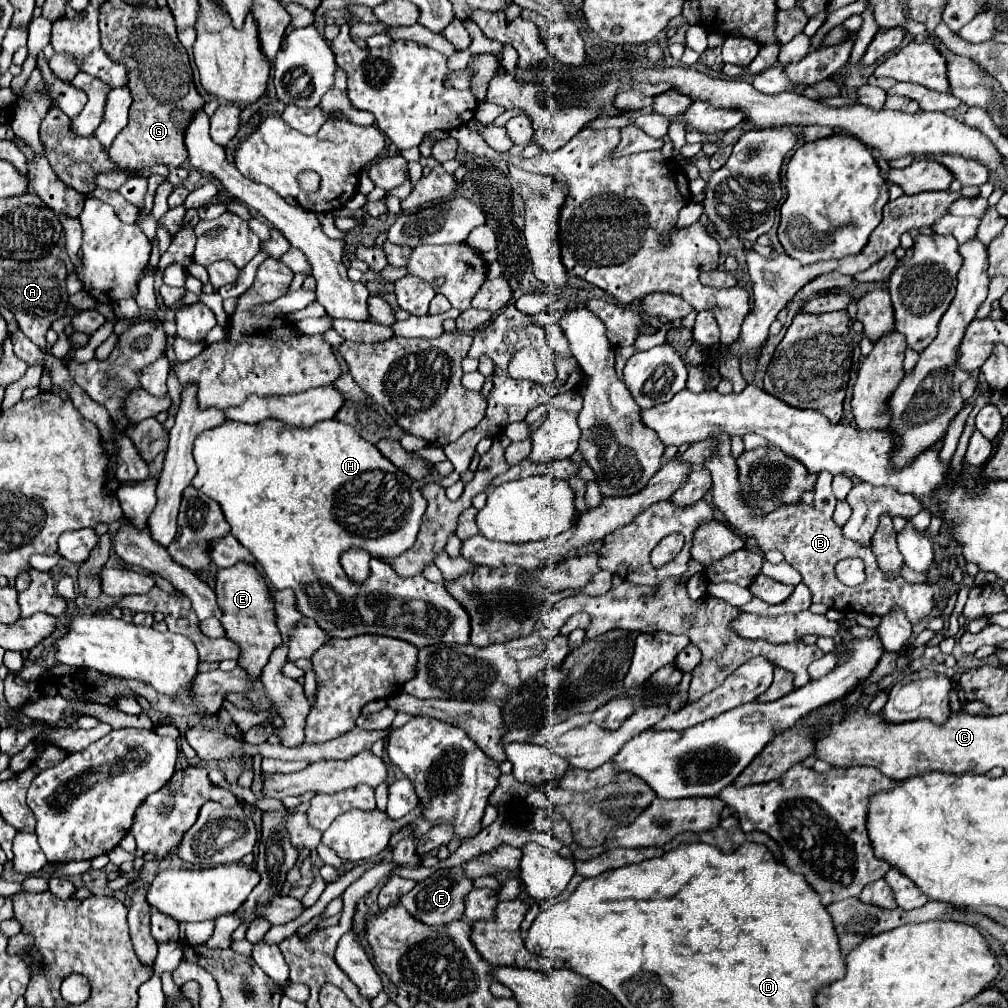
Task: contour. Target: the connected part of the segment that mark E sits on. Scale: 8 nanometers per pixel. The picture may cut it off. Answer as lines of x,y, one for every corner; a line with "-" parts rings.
236,562
232,568
220,568
216,572
214,592
224,612
220,622
226,630
226,638
236,640
242,648
242,656
238,664
244,666
252,678
258,678
272,650
282,642
278,624
276,624
276,612
274,612
274,600
272,600
270,588
266,586
264,578
258,574
258,570
252,564

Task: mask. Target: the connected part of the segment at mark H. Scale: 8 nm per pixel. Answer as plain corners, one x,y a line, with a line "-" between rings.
332,418
332,420
324,420
318,422
312,428
296,428
296,426
288,426
280,420
262,420
258,424
242,424
242,422
232,422
226,420
222,426
212,428
202,432
196,442
194,442
194,460
198,466
198,474
194,476
192,484
202,490
204,494
208,494
212,500
220,502
226,520
232,526
232,534
238,538
238,542
242,546
246,546
250,550
250,554
256,558
256,562
262,566
262,570
266,572
270,584
274,586
274,590
284,590
284,588
292,588
296,594
296,606
298,610
308,616
314,618
324,630
328,628
332,638
350,638
350,636
358,636
358,634
382,634
382,636
394,636
400,640
408,640
410,644
424,648
430,644
438,644
438,642
454,642
454,636
458,636
460,644
468,644
468,636
472,632
472,626
468,624
468,612
464,612
464,606
442,586
440,583
434,583
427,580
423,575
414,576
412,578
402,578
390,568
388,562
384,562
377,557
370,560
370,578
364,584
354,584
348,580
348,576
344,576
342,568
340,568
340,554
352,550
352,548
362,548
366,552
370,552
372,556
400,556
402,552
406,552
408,548
412,548
412,544
416,542
416,536
420,532
420,524
422,524
422,492
418,488
412,486
412,478
406,476
404,472
400,472
386,456
382,456
382,452
370,444
368,440
364,440
352,426
342,424
340,420

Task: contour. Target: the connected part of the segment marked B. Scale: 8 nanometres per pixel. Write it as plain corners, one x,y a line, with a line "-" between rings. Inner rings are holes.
718,434
716,440
720,442
718,452
704,464
712,472
712,502
722,512
726,522
744,538
752,538
756,542
758,552
766,554
768,550
780,550
786,558
786,562
800,572
802,582
812,592
812,602
820,602
828,608
834,608
838,612
860,612
860,614
886,614
892,606
900,606
908,620
912,624
918,624
920,620
928,618
932,610
936,608
934,590
930,584
910,584
902,576
884,576
884,570
878,568
876,556
870,548
860,546
858,542
846,540
842,536
840,526
834,524
832,518
838,500
832,492
833,475
828,471
818,473
814,489
814,504
806,506
802,502
796,504
780,504
776,510
764,514
762,510
752,510
742,492
738,482
738,468
736,460
730,454
730,438
726,434
-
858,556
866,564
866,582
858,586
846,586
842,584
836,574
834,566
838,560

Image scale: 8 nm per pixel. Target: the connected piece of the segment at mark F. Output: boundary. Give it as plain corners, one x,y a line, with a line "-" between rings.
456,866
452,870
436,870
432,876
428,876
426,880
418,882
412,892
404,894
400,898
400,904
414,916
418,918
420,922
426,922
426,924
434,924
434,926
440,926
440,924
446,924
446,922
452,922
456,918
462,918
464,916
464,896
474,888
472,880
466,876
466,870
464,866

